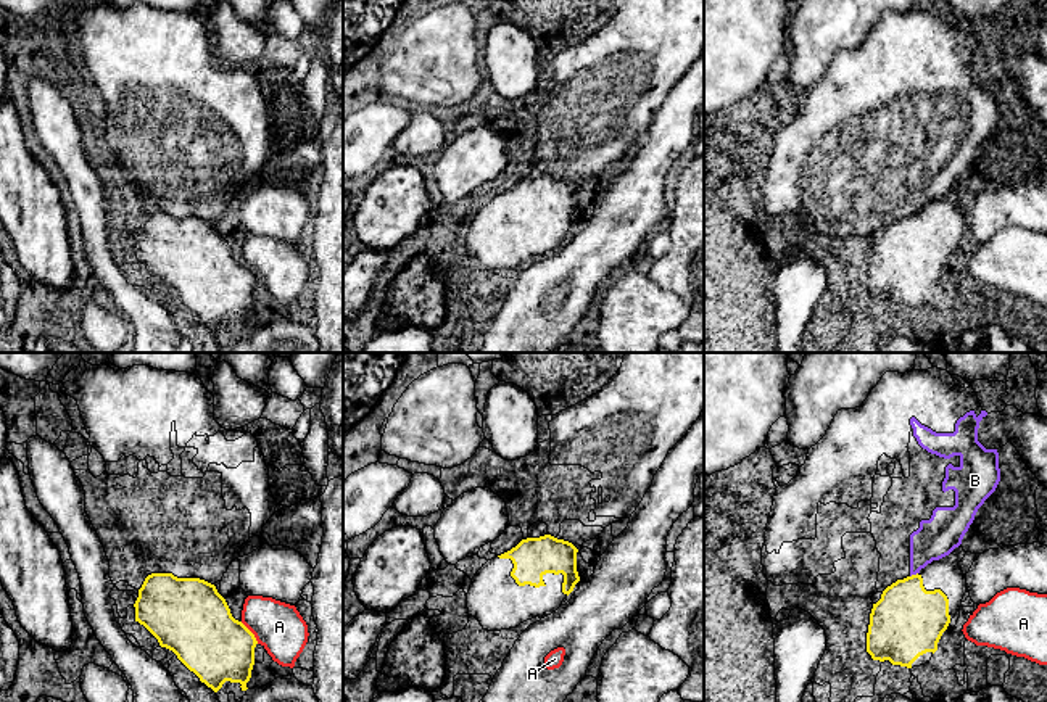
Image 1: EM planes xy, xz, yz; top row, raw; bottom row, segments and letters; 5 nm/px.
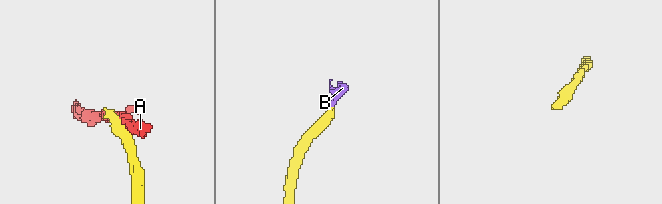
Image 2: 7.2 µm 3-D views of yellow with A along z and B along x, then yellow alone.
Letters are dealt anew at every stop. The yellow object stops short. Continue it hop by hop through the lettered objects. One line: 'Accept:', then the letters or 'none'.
Accept: none

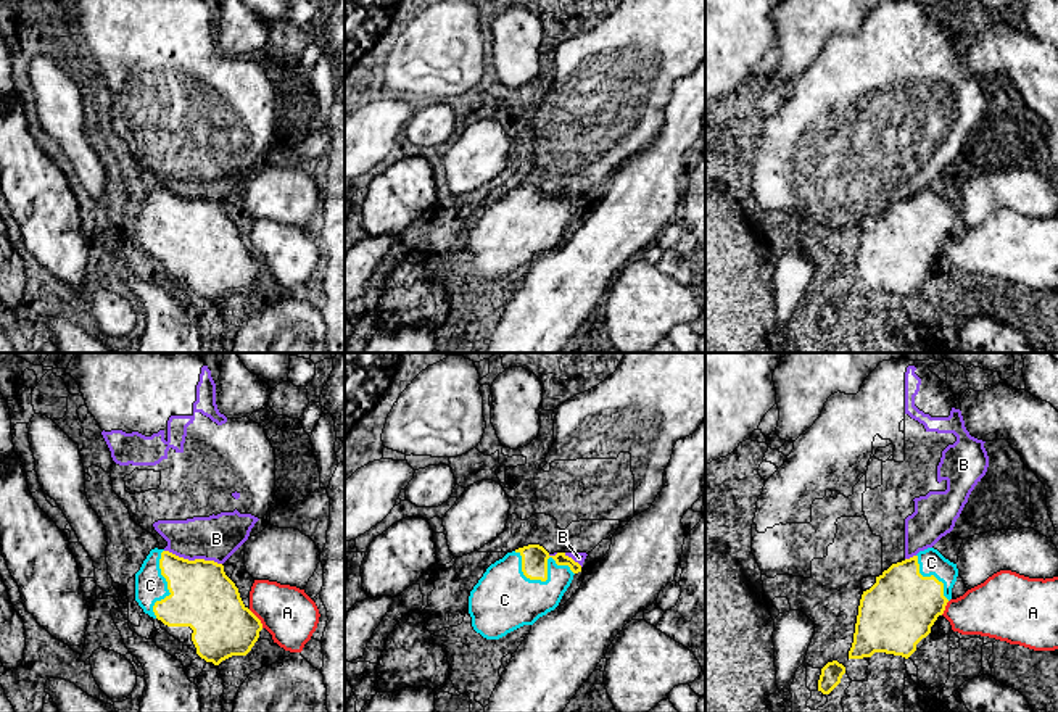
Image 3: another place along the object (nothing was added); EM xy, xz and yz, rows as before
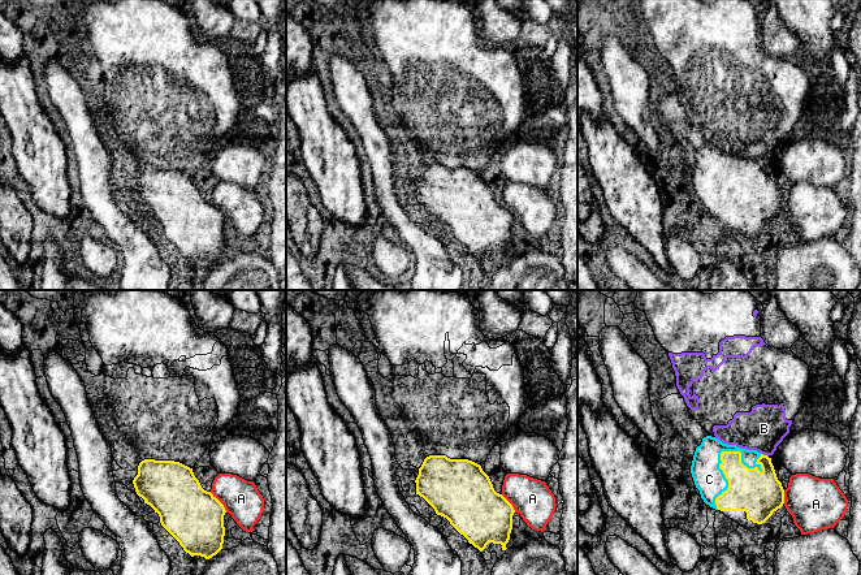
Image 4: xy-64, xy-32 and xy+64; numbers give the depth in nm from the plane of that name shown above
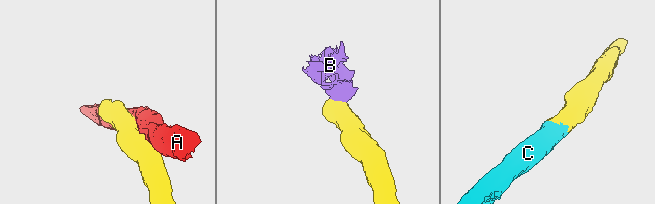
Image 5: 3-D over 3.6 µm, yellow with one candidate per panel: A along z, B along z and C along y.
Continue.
Accept: C

